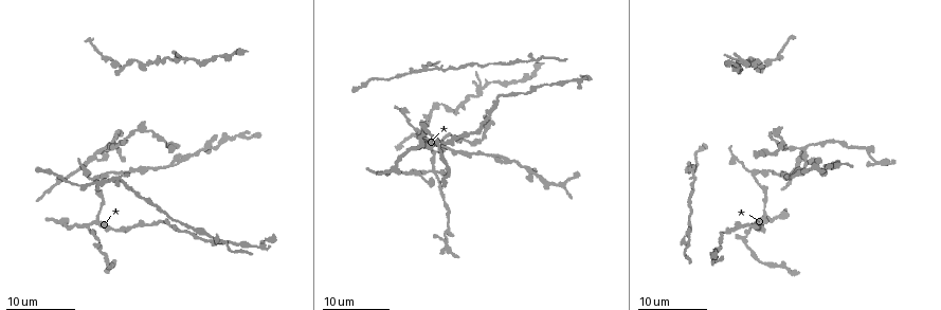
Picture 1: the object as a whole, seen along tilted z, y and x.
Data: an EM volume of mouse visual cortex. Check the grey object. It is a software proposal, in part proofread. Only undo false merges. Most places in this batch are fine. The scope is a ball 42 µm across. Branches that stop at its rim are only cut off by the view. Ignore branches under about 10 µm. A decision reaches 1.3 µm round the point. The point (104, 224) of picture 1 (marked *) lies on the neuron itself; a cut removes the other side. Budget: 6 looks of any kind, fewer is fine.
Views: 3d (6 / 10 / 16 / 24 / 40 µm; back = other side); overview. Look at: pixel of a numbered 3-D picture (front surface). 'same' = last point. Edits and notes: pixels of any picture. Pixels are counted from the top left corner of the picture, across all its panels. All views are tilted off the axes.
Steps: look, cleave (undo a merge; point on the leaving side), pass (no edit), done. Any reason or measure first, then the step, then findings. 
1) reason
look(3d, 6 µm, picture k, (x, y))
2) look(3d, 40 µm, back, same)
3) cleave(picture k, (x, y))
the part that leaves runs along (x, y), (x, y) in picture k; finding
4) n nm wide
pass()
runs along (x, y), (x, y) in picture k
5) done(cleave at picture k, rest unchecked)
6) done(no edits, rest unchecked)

three arms meet
look(3d, 16 µm, picture 1, (88, 229))

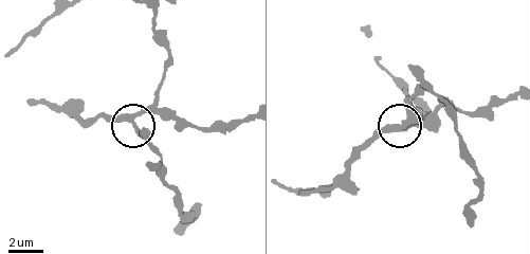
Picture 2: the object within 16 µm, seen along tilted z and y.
look(3d, 10 µm, picture 2, (137, 130))

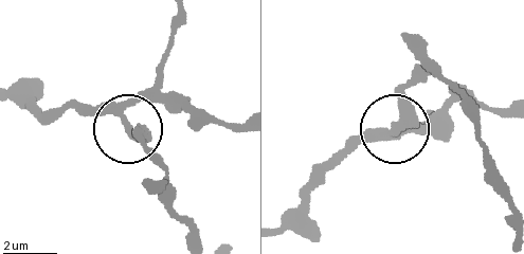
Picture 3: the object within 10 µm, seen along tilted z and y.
look(3d, 10 µm, back, picture 3, (394, 129))

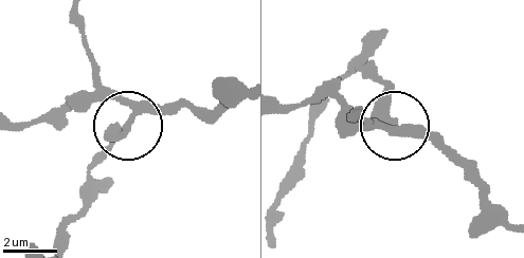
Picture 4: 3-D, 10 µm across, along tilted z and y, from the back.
3 arms
pass()
continuous, no second neuron

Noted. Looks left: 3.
looks like a crossing
look(3d, 16 µm, picture 1, (433, 168))

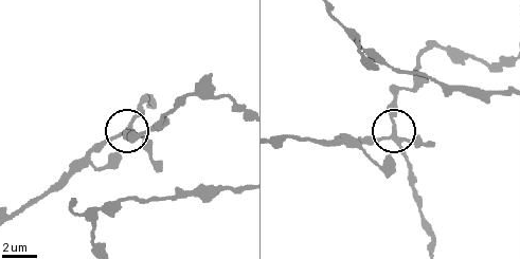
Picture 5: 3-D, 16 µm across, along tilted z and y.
look(3d, 10 µm, picture 5, (393, 133))

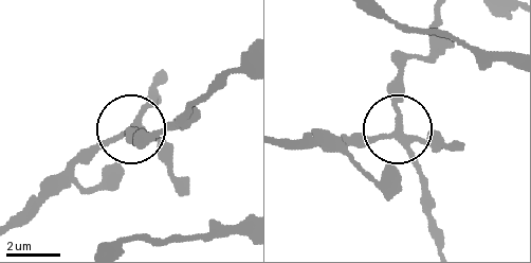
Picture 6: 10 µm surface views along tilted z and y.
side arm 17 µm
pass()
continuous, no second neuron

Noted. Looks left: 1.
done(no edits, rest unchecked)

